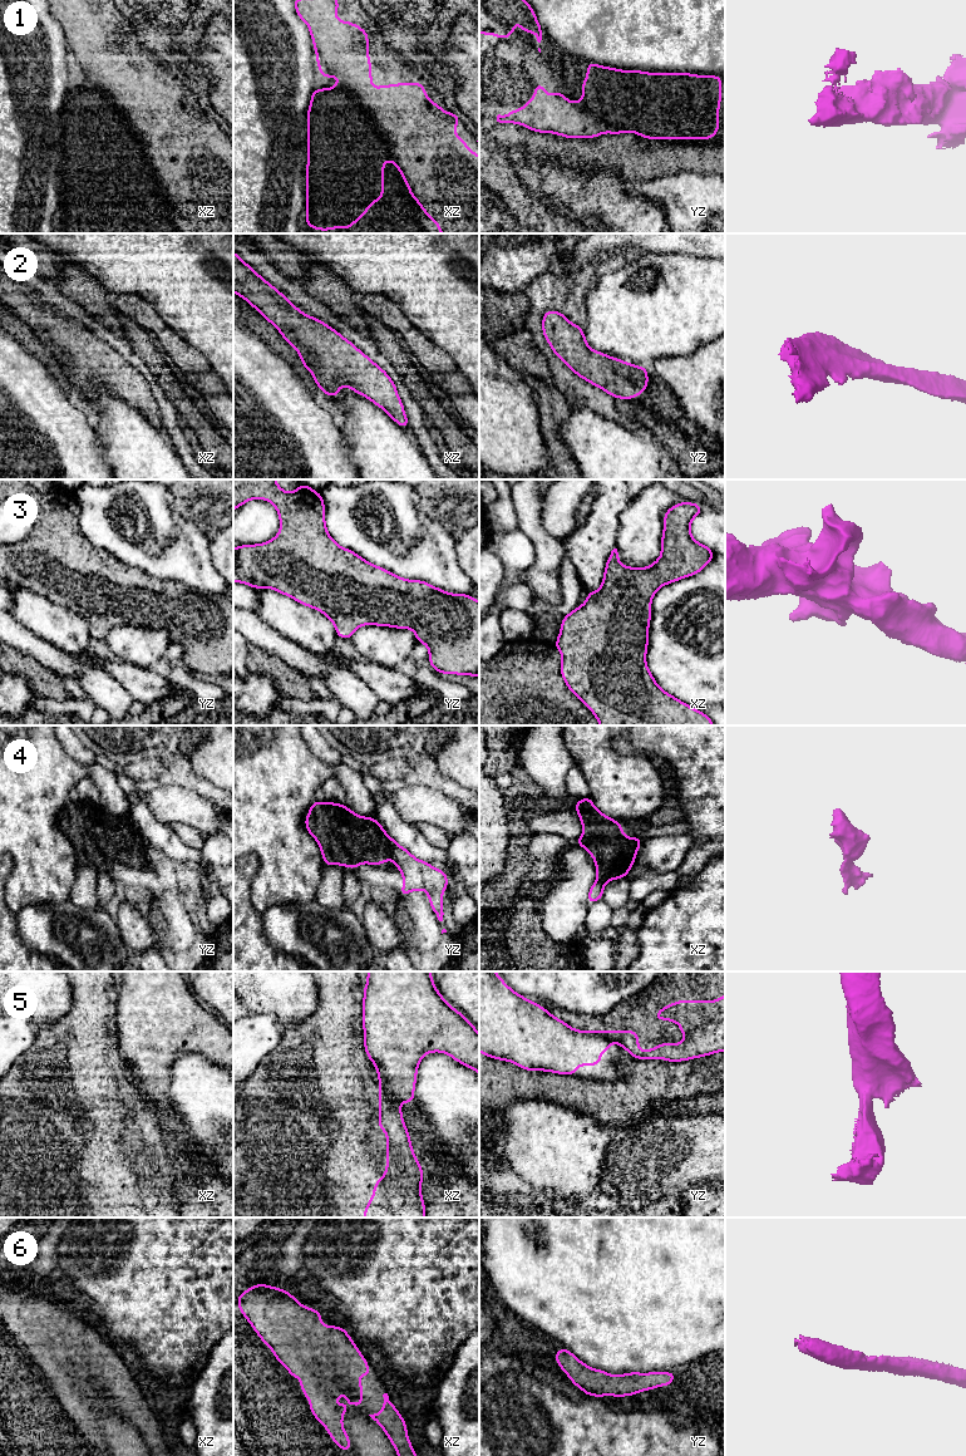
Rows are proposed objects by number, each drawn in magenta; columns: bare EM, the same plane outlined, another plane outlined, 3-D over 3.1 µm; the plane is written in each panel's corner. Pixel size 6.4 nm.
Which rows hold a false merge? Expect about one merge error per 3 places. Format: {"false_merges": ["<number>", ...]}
{"false_merges": ["5"]}

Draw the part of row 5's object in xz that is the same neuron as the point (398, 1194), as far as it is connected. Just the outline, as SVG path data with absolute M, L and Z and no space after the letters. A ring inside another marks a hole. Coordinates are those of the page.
M379 1082L379 1130L386 1132L386 1170L383 1177L373 1184L375 1191L370 1194L371 1199L364 1209L364 1218L425 1218L425 1204L420 1190L422 1181L424 1180L423 1169L413 1151L410 1135L404 1123L399 1103L394 1100L393 1095L386 1092L381 1082Z

